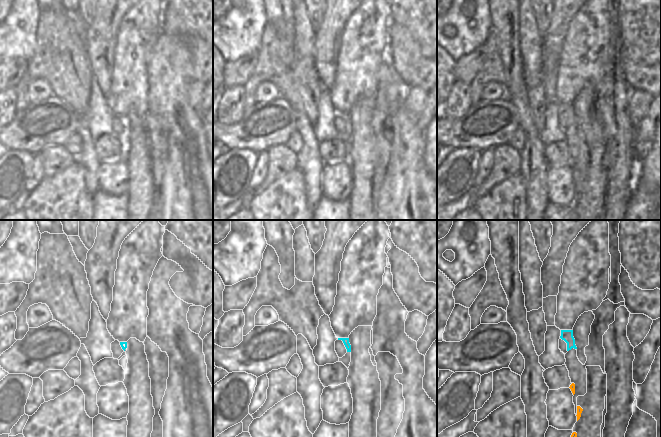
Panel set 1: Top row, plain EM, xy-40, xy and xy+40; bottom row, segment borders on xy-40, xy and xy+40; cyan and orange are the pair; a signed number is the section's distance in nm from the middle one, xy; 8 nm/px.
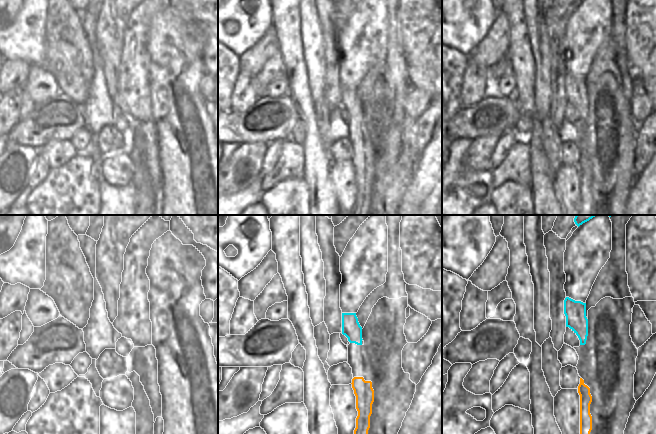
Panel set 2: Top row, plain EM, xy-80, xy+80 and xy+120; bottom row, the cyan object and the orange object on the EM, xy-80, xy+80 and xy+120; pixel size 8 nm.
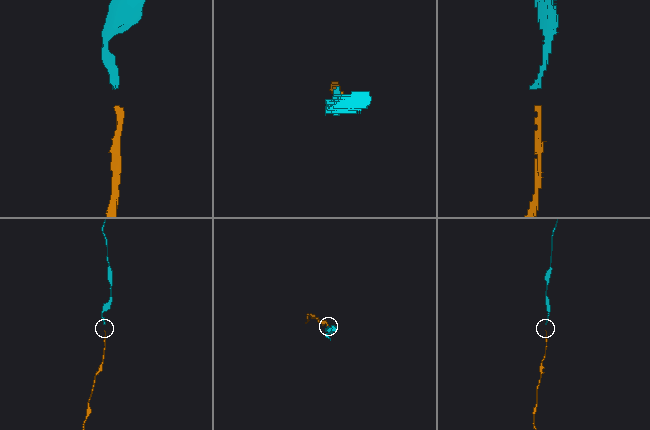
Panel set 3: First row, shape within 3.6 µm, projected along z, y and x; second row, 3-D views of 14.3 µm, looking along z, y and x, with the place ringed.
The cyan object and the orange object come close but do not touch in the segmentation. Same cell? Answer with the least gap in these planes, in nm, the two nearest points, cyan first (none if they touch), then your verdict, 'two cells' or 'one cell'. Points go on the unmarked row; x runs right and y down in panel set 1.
gap 260 nm; span xy+40 (568, 126), (572, 159); one cell

